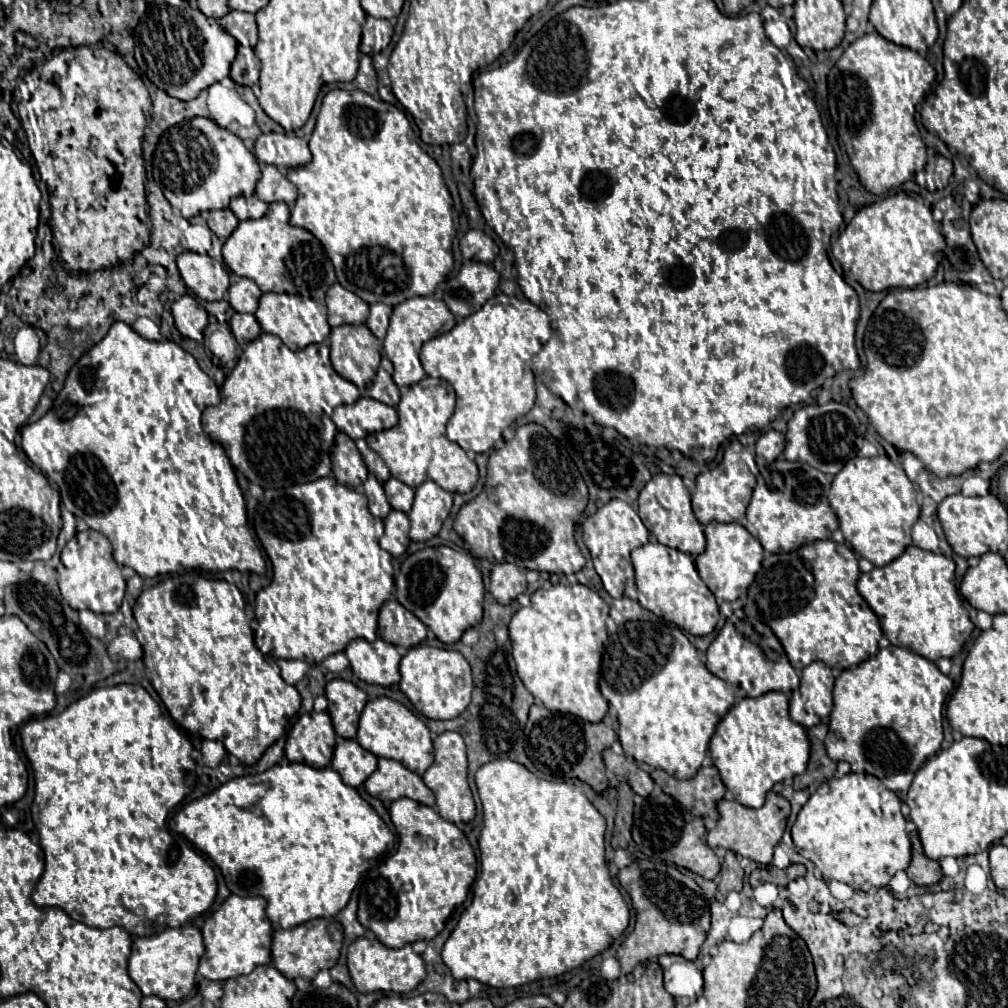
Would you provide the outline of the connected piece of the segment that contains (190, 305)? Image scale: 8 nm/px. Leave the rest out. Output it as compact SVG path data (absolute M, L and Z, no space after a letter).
M190 294L180 296L180 300L172 304L172 316L182 336L202 342L202 332L208 324L208 314Z

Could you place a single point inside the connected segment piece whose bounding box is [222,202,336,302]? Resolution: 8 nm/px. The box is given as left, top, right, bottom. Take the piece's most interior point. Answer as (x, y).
(280, 258)

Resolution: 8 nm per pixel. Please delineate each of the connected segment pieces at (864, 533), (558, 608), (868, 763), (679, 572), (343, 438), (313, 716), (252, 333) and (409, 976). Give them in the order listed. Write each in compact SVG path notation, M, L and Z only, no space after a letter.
M856 456L848 460L834 476L828 502L838 516L847 545L862 558L870 560L874 566L886 566L912 544L910 530L920 515L916 494L918 492L906 476L904 468L894 464L888 456Z
M572 584L572 586L552 586L550 590L536 590L530 596L530 604L522 606L510 620L510 642L512 656L516 662L516 672L524 682L526 690L538 698L548 710L560 710L568 714L576 714L586 722L600 722L608 712L608 702L600 694L598 676L600 676L600 660L604 652L606 636L606 618L608 604L588 586Z
M888 646L880 648L874 658L858 666L842 670L834 684L834 710L830 714L830 730L824 744L832 760L848 762L852 772L866 772L883 781L886 788L906 793L918 766L940 750L942 736L942 708L952 692L952 680L938 670L938 666L908 648Z
M650 542L632 550L632 564L636 570L636 588L638 602L654 612L656 616L674 622L682 630L694 636L706 636L716 628L718 622L718 604L714 594L698 576L694 558L680 550L668 548L658 542Z
M342 432L336 434L336 442L332 448L332 474L340 484L350 488L360 488L368 474L354 440Z
M308 712L298 718L286 738L286 758L304 762L312 768L330 766L336 744L336 732L326 712Z
M236 312L232 316L232 320L230 320L230 328L232 328L232 334L234 334L236 342L242 348L262 332L262 328L260 328L260 324L258 324L254 314L238 314Z
M364 936L354 940L348 948L348 970L350 970L356 990L362 994L376 992L376 990L404 994L404 992L414 990L426 978L424 960L412 950L410 944L394 950L394 948L382 946L378 940L368 940Z

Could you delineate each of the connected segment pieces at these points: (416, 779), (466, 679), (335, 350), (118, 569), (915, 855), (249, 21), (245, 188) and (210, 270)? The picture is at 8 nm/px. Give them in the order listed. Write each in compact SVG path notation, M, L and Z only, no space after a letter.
M380 758L374 774L364 782L366 792L382 802L394 802L398 798L410 798L426 806L434 806L432 790L422 778L396 760Z
M414 646L400 660L400 690L408 696L414 708L432 720L452 720L466 710L472 694L472 674L470 664L460 652Z
M366 324L336 326L330 332L330 360L334 370L364 390L380 364L382 342Z
M94 530L78 532L62 550L62 564L66 566L66 574L58 578L58 586L62 598L74 610L92 610L96 614L116 612L122 604L126 590L126 581L122 575L122 567L112 558L112 546L106 536Z
M916 830L910 832L910 842L912 842L912 862L906 868L908 878L914 884L918 884L918 886L938 884L940 878L942 878L942 868L940 868L938 862L934 862L934 860L930 860L930 858L924 856L922 844L920 844L920 838L918 838Z
M230 10L224 18L220 18L220 26L228 34L232 34L242 46L252 46L254 48L256 42L258 42L258 30L256 30L254 14Z
M192 118L168 128L158 140L152 166L156 184L170 206L184 218L192 218L204 210L228 208L230 200L236 196L248 198L254 194L256 182L260 180L254 154L236 134L216 126L210 118Z
M182 252L176 258L184 284L202 300L222 300L230 286L226 268L208 254Z

